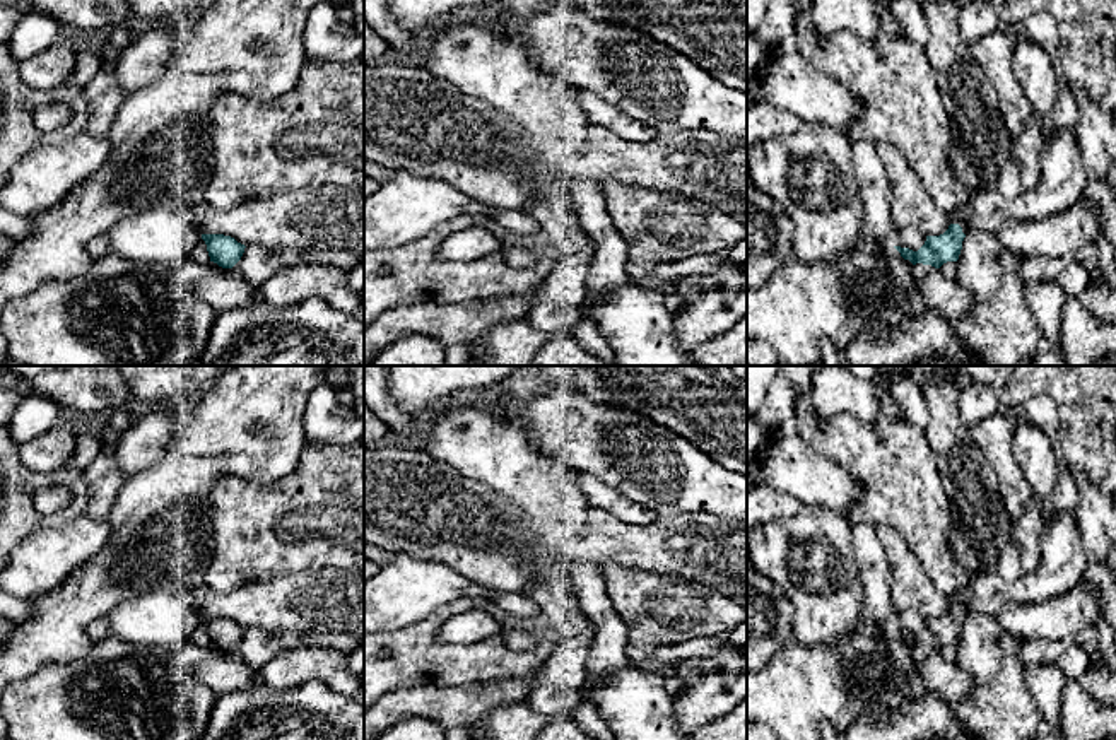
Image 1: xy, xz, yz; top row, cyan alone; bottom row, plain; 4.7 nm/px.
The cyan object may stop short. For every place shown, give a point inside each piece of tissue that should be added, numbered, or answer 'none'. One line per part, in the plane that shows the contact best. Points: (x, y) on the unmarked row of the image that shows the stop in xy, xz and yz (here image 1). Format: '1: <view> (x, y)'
1: yz (1063, 563)

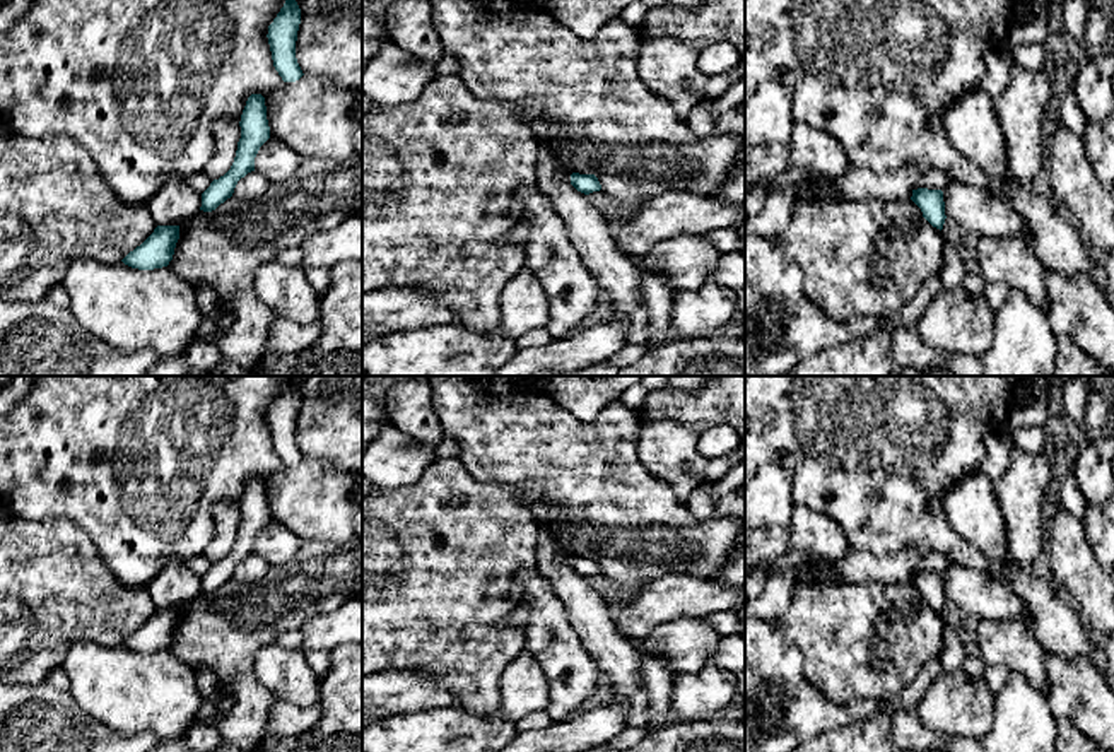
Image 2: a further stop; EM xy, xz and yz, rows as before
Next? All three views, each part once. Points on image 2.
none

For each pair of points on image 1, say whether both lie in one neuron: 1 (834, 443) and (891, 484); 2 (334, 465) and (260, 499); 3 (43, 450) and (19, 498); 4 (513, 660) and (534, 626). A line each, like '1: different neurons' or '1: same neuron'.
1: same neuron
2: same neuron
3: different neurons
4: same neuron

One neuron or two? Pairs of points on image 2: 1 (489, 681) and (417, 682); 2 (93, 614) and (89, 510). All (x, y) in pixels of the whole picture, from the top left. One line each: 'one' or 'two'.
1: two
2: two

